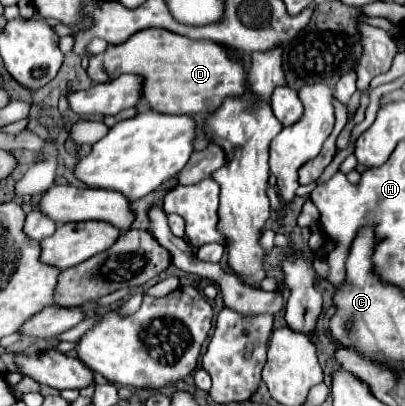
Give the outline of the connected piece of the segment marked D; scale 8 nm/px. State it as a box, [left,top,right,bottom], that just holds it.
[87,29,247,115]

